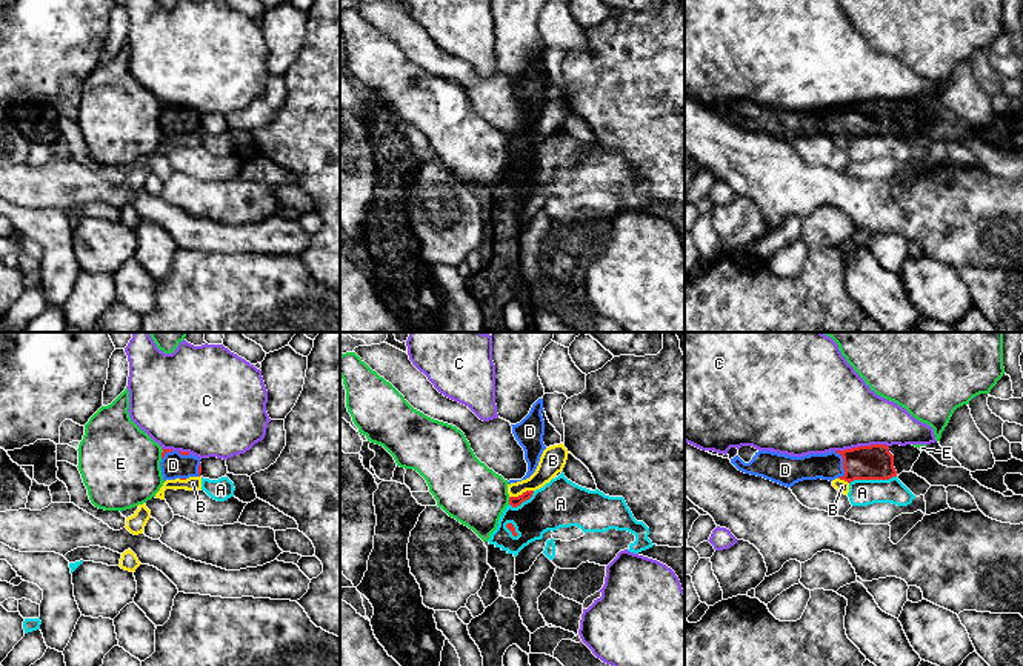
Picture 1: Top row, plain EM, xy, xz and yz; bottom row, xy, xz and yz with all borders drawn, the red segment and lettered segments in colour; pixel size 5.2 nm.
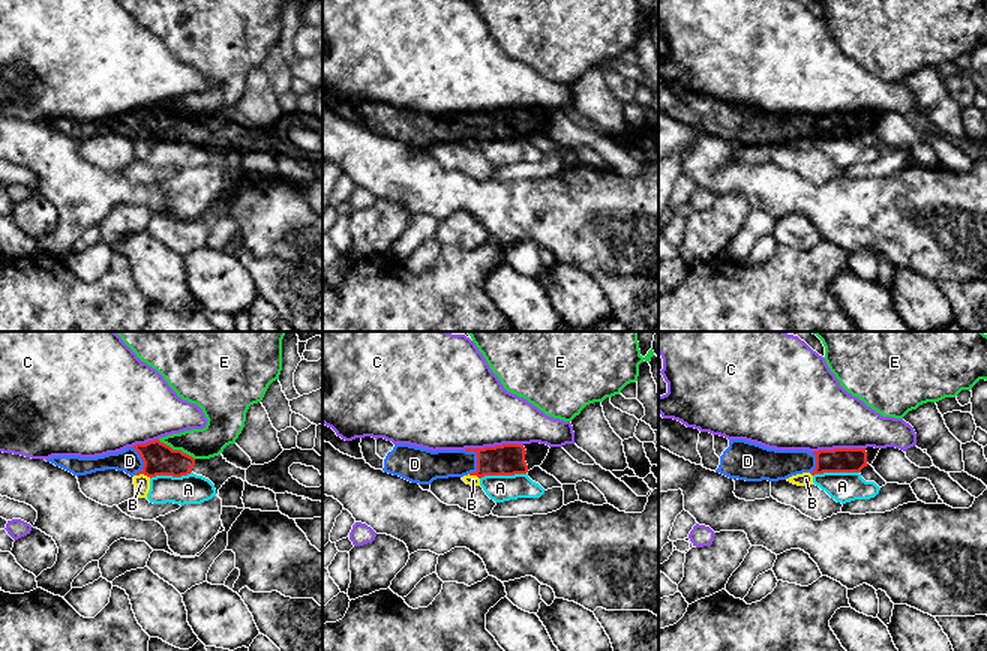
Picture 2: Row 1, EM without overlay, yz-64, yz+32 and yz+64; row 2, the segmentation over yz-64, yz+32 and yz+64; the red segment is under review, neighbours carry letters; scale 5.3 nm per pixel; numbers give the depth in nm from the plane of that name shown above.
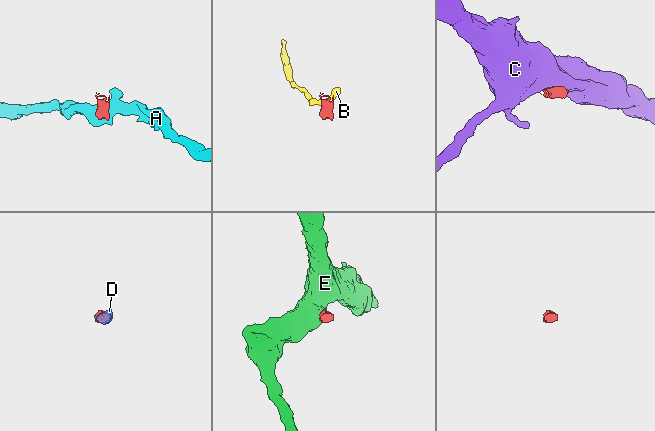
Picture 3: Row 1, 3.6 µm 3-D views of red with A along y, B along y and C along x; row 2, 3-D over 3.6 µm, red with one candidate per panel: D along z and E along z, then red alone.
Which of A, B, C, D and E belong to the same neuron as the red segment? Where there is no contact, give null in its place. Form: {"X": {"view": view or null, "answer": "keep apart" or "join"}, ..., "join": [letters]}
{"A": {"view": "yz", "answer": "keep apart"}, "B": {"view": "xz", "answer": "keep apart"}, "C": {"view": "yz", "answer": "keep apart"}, "D": {"view": "yz", "answer": "join"}, "E": {"view": "xz", "answer": "keep apart"}, "join": ["D"]}

